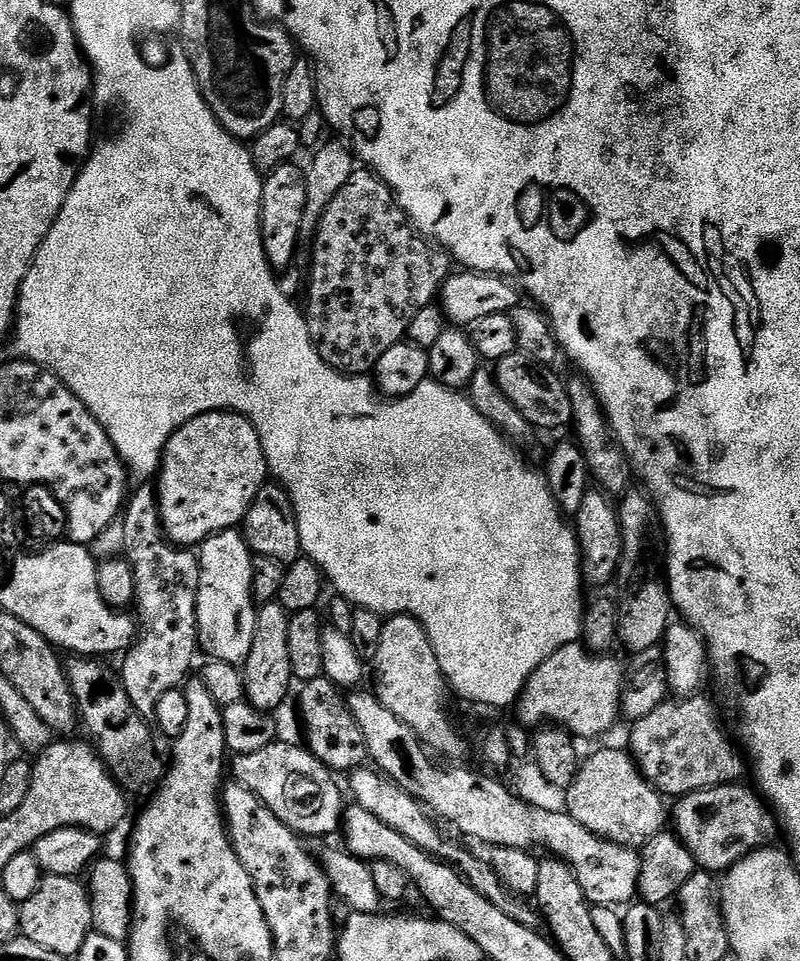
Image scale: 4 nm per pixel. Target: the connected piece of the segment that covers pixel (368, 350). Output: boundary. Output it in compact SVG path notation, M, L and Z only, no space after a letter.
M371 170L353 171L352 176L346 182L346 186L342 186L342 190L338 190L334 202L330 202L330 206L324 211L311 244L313 248L312 278L308 282L308 308L306 304L306 319L310 330L310 338L314 342L320 357L330 367L337 368L345 376L363 376L371 373L378 366L378 358L382 358L382 354L386 354L386 350L390 350L390 346L401 343L407 337L410 322L414 322L414 318L418 315L418 310L422 310L427 304L433 303L439 297L440 288L447 282L454 271L452 257L443 248L433 244L428 237L421 236L412 227L412 221L400 209L400 204L396 201L396 195L393 194L392 187Z

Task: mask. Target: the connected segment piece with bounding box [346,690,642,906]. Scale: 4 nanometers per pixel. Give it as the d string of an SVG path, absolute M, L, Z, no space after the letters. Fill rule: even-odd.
M352 690L346 699L350 706L350 714L354 714L354 722L362 726L362 734L366 734L366 746L371 763L385 776L389 776L395 784L400 784L406 791L415 796L421 804L427 806L441 821L453 824L464 836L472 840L481 840L487 846L498 848L545 848L545 853L565 860L574 870L582 890L586 894L588 903L593 906L628 906L637 899L640 890L640 852L634 848L627 848L618 842L610 842L582 826L582 822L574 822L574 818L567 811L550 813L547 810L529 807L527 802L520 799L511 787L499 784L492 776L483 776L472 768L459 768L459 763L439 764L432 760L433 753L427 744L421 740L419 734L410 727L398 714L390 714L386 706L376 697L375 691Z

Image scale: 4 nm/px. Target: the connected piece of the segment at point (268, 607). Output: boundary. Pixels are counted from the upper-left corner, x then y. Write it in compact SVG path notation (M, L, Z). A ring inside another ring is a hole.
M279 602L261 603L256 614L254 646L250 646L248 659L242 665L244 694L248 703L258 710L275 713L276 707L288 696L294 685L290 664L289 612Z

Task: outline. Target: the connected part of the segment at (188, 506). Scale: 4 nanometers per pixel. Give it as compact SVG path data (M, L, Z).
M207 412L186 422L164 448L158 473L164 531L173 544L199 546L216 532L236 528L269 476L260 435L239 412Z

